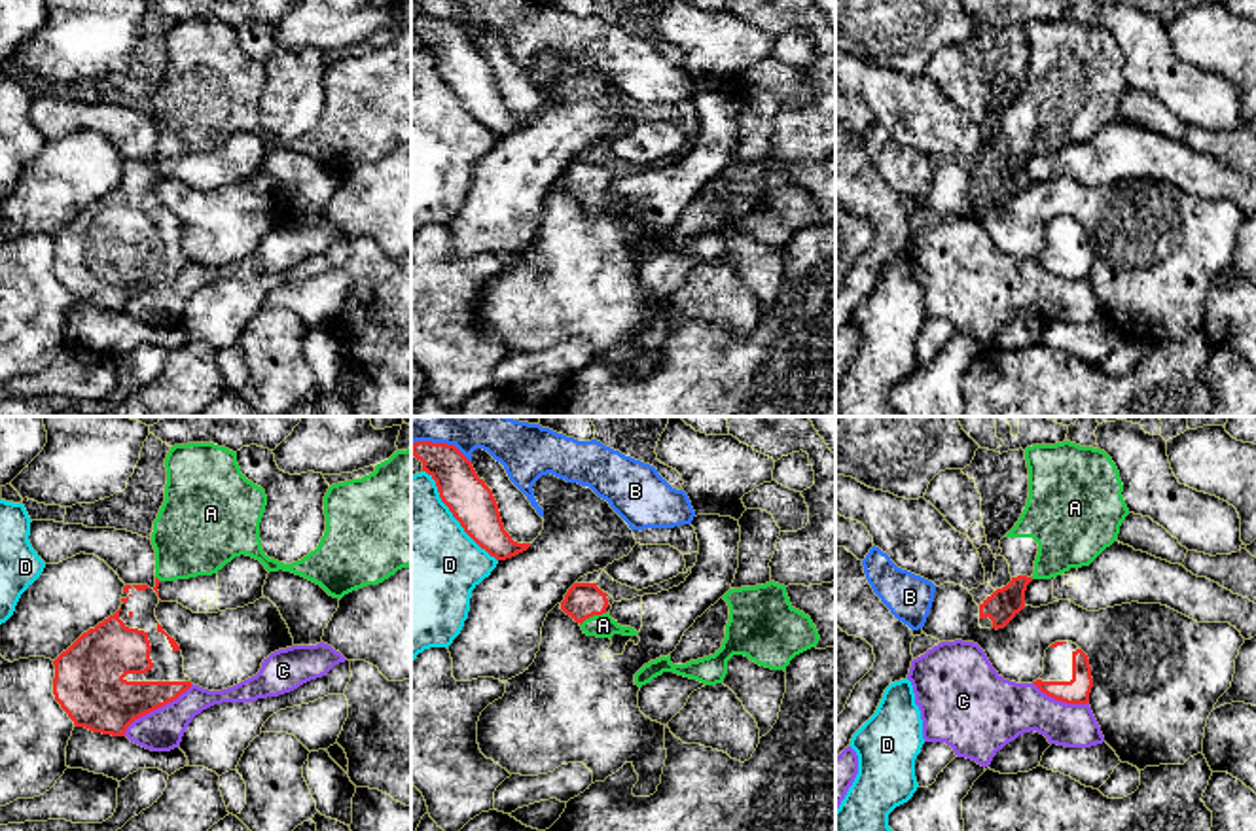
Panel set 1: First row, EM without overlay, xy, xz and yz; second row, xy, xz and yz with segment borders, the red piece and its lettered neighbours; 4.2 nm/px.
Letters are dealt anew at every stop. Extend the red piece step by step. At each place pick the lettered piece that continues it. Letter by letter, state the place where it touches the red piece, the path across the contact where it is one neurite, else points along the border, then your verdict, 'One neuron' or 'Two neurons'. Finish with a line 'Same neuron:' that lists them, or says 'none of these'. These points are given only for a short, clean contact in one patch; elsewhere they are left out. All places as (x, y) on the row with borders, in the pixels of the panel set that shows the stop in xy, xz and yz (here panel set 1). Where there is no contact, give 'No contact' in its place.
A: Touches red at xz (592, 616). Path across: xz (582, 601), (592, 616), (603, 625). One neuron
B: Touches red at xz (442, 443). Two neurons
C: Touches red at xy (156, 708). Two neurons
D: Touches red at xz (453, 515). Two neurons
Same neuron: A

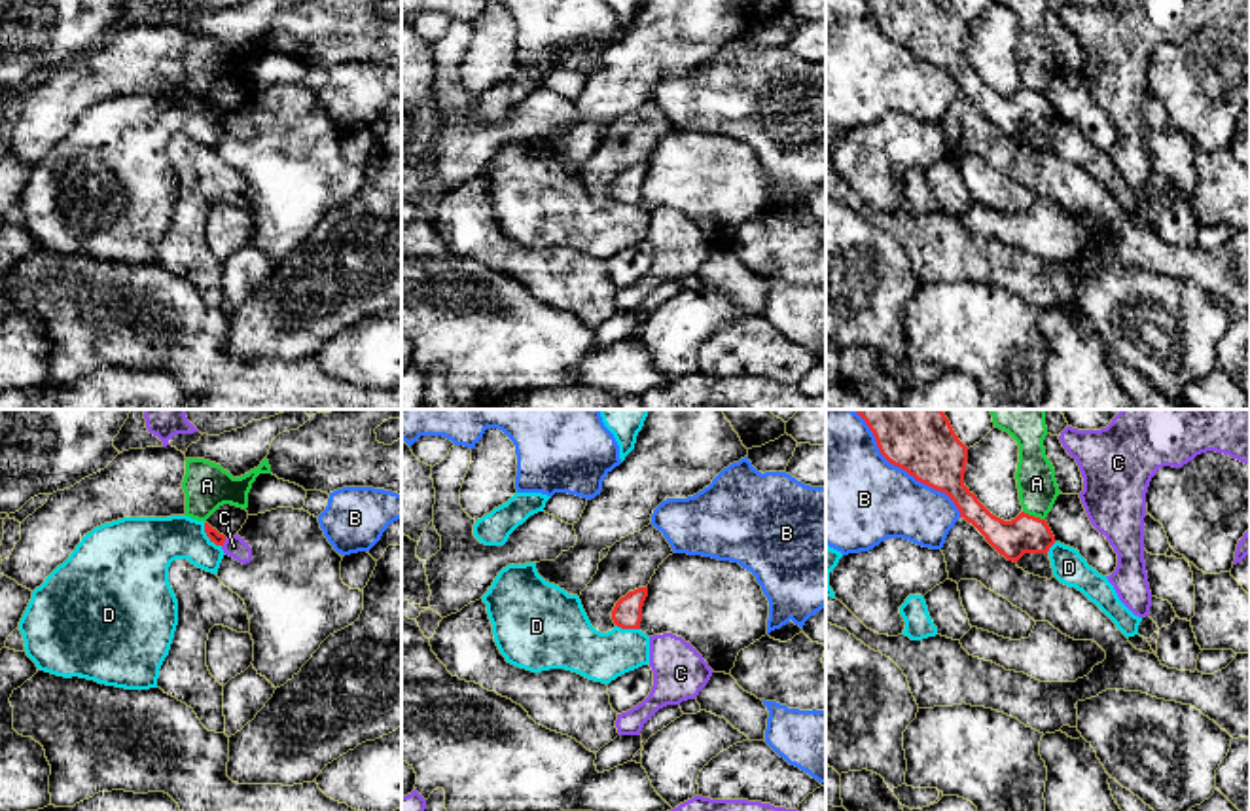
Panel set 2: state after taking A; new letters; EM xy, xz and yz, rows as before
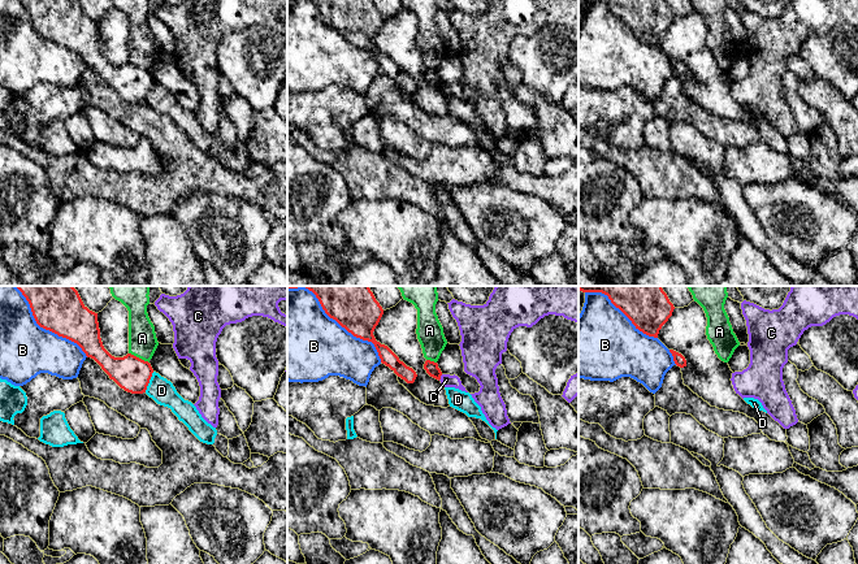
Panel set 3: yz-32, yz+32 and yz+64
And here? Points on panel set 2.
A: Touches red at yz (1033, 516). Boundary: yz (1023, 510), (1044, 520). Two neurons
B: Touches red at yz (902, 468). Two neurons
C: Touches red at xy (224, 540). Boundary: xy (226, 539), (222, 546). Two neurons
D: Touches red at xy (209, 537). Boundary: xy (203, 523), (203, 531), (220, 546). Two neurons
Same neuron: none of these

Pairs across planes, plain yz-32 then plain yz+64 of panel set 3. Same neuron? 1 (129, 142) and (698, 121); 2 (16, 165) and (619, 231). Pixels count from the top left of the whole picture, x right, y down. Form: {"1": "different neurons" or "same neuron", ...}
{"1": "different neurons", "2": "same neuron"}

